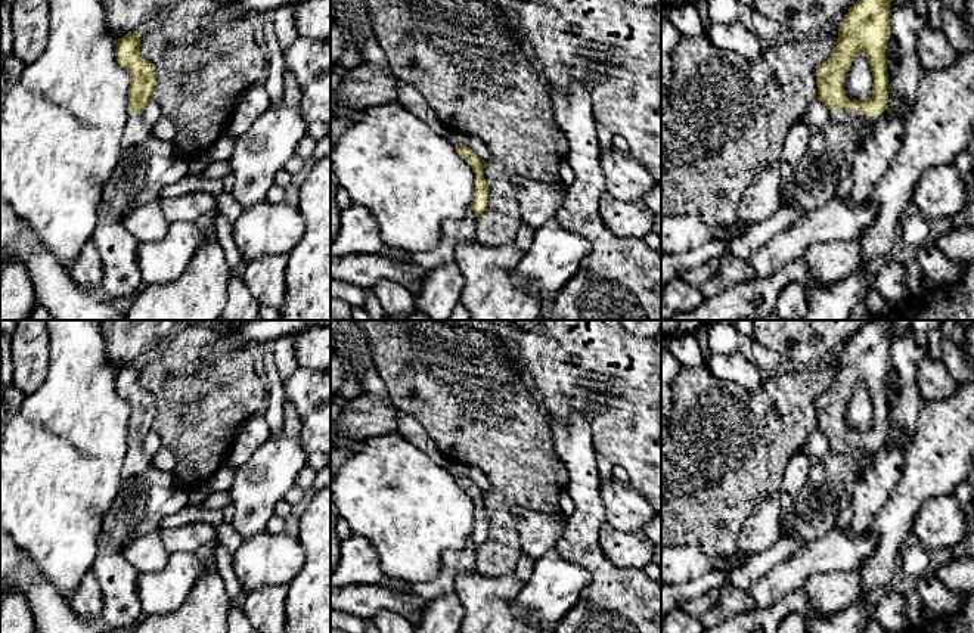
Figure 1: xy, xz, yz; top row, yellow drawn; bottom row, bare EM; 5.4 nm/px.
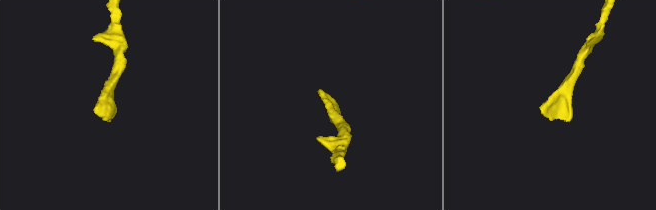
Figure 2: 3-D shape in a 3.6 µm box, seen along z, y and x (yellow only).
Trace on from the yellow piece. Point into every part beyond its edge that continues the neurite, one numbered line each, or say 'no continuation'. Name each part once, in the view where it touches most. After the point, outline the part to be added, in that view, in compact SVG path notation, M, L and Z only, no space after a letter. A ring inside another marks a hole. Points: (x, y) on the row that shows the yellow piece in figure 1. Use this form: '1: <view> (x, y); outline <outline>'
1: yz (830, 157); outline M859 109L831 111L831 120L810 137L807 152L797 165L794 195L787 201L781 199L781 207L798 205L809 212L835 198L838 183L853 173L854 155L862 142L860 131L868 120L869 117Z

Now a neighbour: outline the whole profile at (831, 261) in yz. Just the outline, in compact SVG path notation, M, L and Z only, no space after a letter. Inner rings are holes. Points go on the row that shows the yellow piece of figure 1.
M859 241L813 243L803 260L816 285L832 285L859 270L862 248Z

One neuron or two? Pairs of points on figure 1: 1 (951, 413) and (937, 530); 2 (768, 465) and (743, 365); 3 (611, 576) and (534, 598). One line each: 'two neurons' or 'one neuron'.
1: two neurons
2: two neurons
3: two neurons

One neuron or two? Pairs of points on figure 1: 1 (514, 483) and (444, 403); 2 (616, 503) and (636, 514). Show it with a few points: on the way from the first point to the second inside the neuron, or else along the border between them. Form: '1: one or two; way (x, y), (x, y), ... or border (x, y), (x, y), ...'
1: one; way (503, 464), (462, 422)
2: one; way (620, 503), (632, 512)

